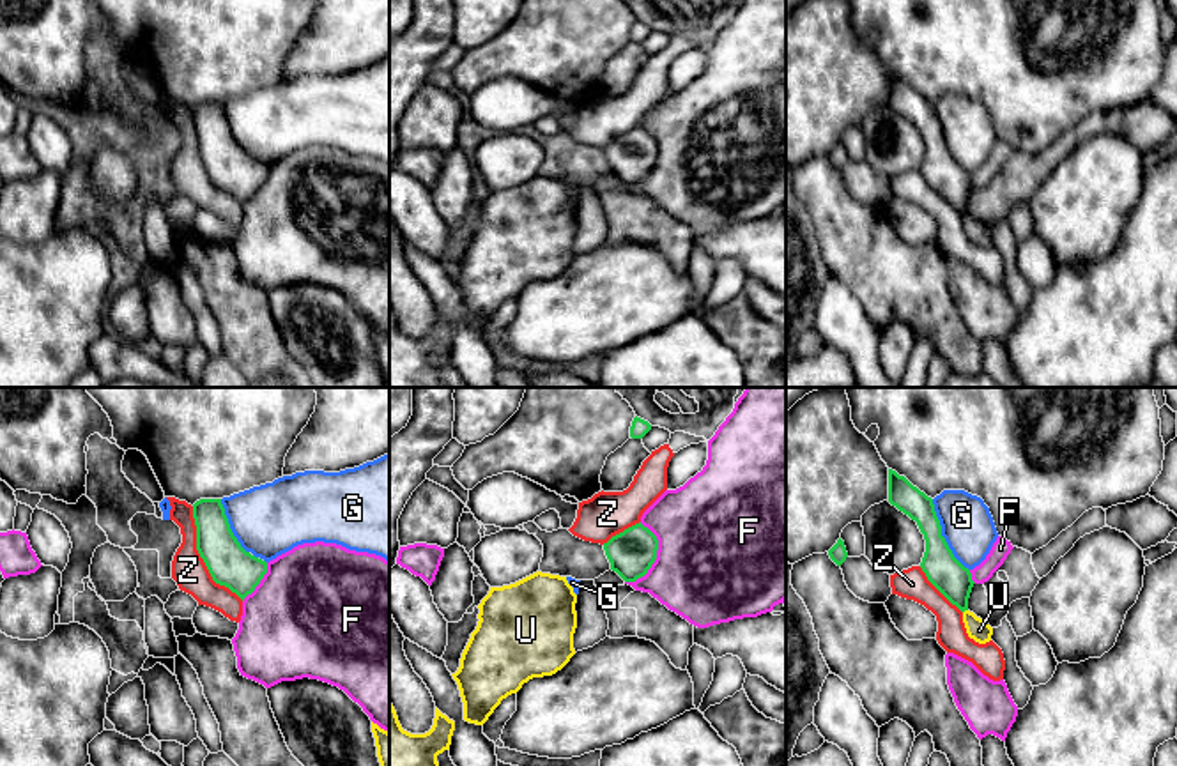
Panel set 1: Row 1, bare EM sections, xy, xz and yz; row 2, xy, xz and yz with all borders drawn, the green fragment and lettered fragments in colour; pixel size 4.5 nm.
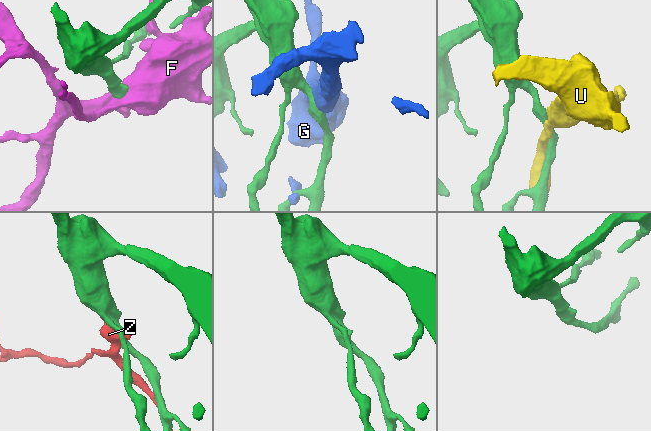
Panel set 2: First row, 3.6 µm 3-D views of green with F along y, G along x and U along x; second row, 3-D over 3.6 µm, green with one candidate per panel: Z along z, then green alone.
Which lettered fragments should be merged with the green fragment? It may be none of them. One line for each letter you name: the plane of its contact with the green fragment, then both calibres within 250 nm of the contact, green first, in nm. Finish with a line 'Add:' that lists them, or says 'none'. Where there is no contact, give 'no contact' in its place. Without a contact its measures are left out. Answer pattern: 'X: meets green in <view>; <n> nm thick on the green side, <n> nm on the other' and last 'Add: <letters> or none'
Add: none

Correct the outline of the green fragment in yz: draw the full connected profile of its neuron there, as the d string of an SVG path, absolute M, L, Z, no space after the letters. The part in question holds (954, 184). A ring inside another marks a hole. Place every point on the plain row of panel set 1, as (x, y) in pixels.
M889 73L889 106L915 124L924 138L926 156L920 172L927 184L961 216L968 214L968 202L975 186L970 173L954 161L942 140L933 103L904 80Z

